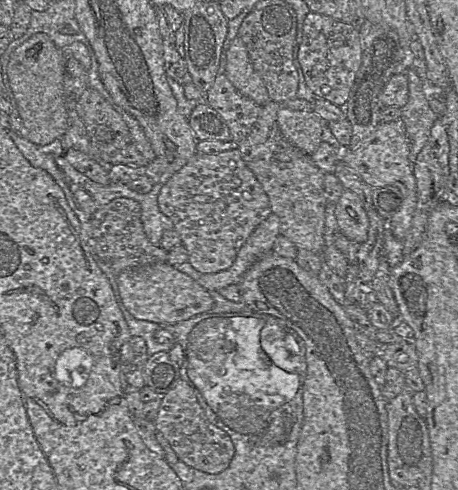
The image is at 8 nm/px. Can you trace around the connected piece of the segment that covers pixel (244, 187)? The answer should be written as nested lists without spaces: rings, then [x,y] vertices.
[[[238,148],[220,152],[218,154],[206,154],[197,152],[186,165],[179,171],[166,177],[158,196],[158,205],[161,212],[169,217],[174,225],[174,229],[181,238],[181,244],[185,246],[188,252],[188,262],[200,273],[217,273],[228,269],[234,262],[239,248],[244,244],[254,229],[264,221],[272,212],[268,195],[264,191],[261,183],[256,178],[252,170],[246,165]]]

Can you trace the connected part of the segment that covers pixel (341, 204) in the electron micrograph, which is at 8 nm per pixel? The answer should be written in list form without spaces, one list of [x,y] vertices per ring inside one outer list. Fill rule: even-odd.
[[[345,189],[335,204],[335,217],[339,231],[351,242],[360,244],[366,241],[369,218],[360,198]]]

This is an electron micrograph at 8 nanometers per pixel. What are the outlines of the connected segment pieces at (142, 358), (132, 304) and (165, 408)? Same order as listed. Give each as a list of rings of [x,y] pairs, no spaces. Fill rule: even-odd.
[[[131,336],[122,345],[119,377],[124,394],[140,391],[144,387],[143,369],[148,357],[146,343],[140,336]]]
[[[154,263],[124,270],[116,278],[123,305],[136,319],[155,323],[178,323],[210,312],[214,299],[196,280],[172,265]]]
[[[182,379],[160,397],[160,406],[154,421],[159,431],[170,444],[178,459],[186,465],[208,474],[225,470],[235,453],[229,435],[212,424],[197,401],[193,389]]]

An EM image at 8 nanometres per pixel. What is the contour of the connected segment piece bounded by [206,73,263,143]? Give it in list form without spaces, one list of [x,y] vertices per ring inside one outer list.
[[[222,73],[217,74],[206,93],[206,102],[225,120],[236,143],[241,143],[248,136],[263,107],[238,92]]]

